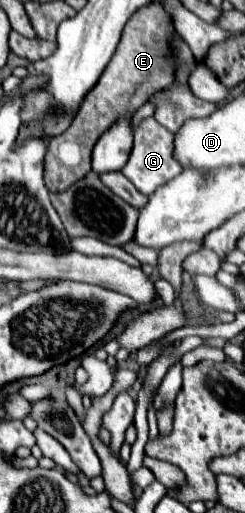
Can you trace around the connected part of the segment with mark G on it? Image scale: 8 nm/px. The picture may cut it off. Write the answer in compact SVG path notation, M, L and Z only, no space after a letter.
M154 117L144 119L138 129L136 129L136 137L134 137L134 147L130 153L128 163L124 165L122 173L136 185L136 189L144 195L152 195L160 185L164 185L166 181L170 181L172 177L182 173L182 165L176 161L174 157L174 133L170 133L168 129L164 129L162 125L156 123Z

